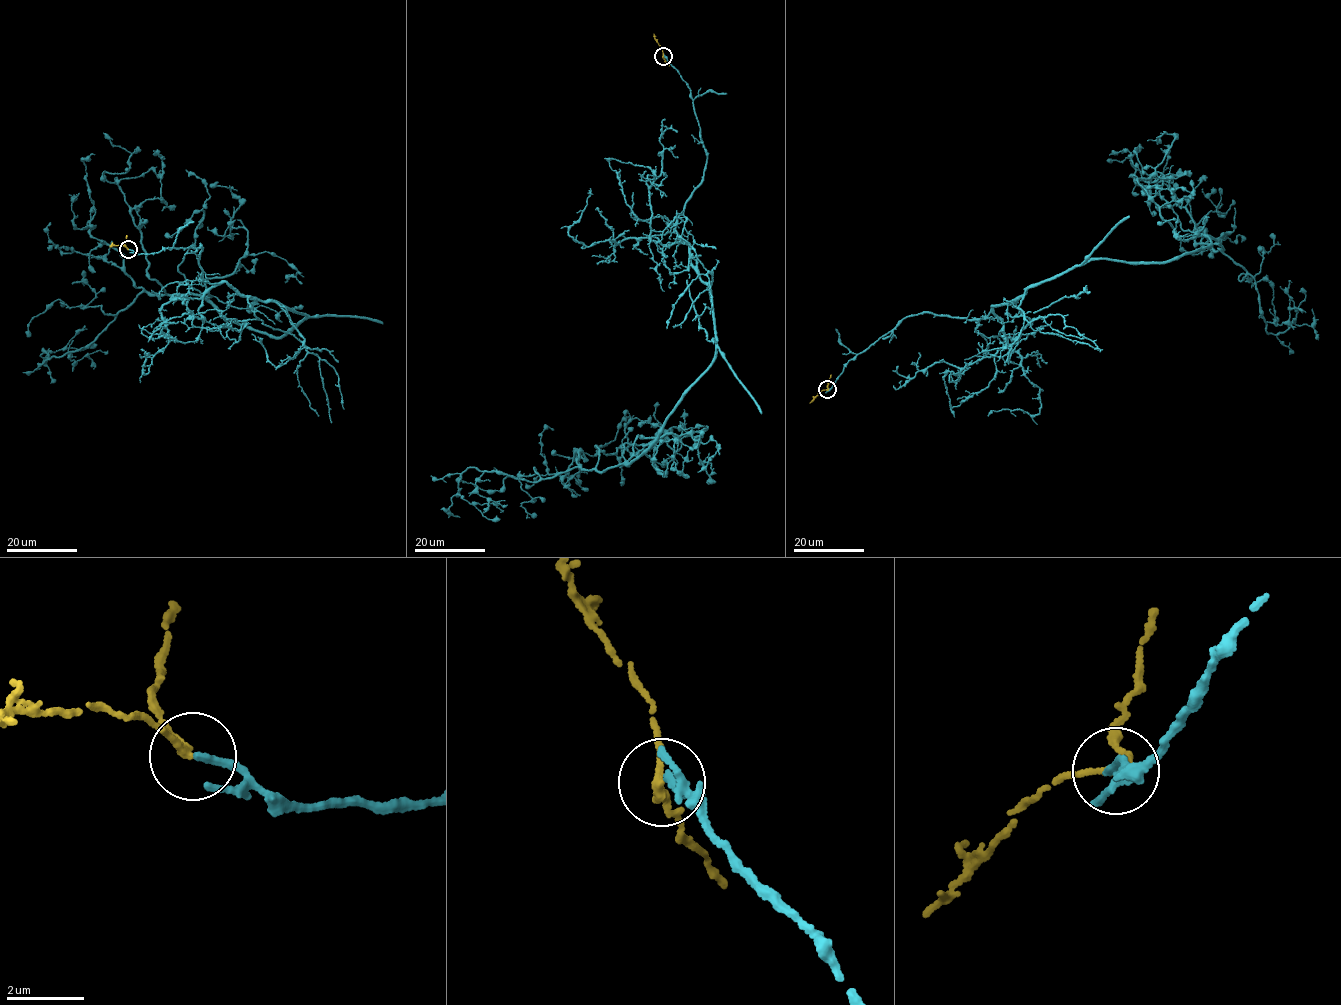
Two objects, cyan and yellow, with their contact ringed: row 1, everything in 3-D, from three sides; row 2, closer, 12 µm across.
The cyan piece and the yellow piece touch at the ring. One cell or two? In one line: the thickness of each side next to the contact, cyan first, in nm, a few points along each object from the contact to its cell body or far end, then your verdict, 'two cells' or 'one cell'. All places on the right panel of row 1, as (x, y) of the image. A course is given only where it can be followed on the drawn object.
220 nm thick on the cyan side, 170 nm on the other; cyan runs (827, 389), (908, 317), (985, 318), (1091, 260), (1220, 241), (1194, 245), (1169, 183), (1111, 159); yellow runs (827, 389), (818, 392), (809, 403); one cell

